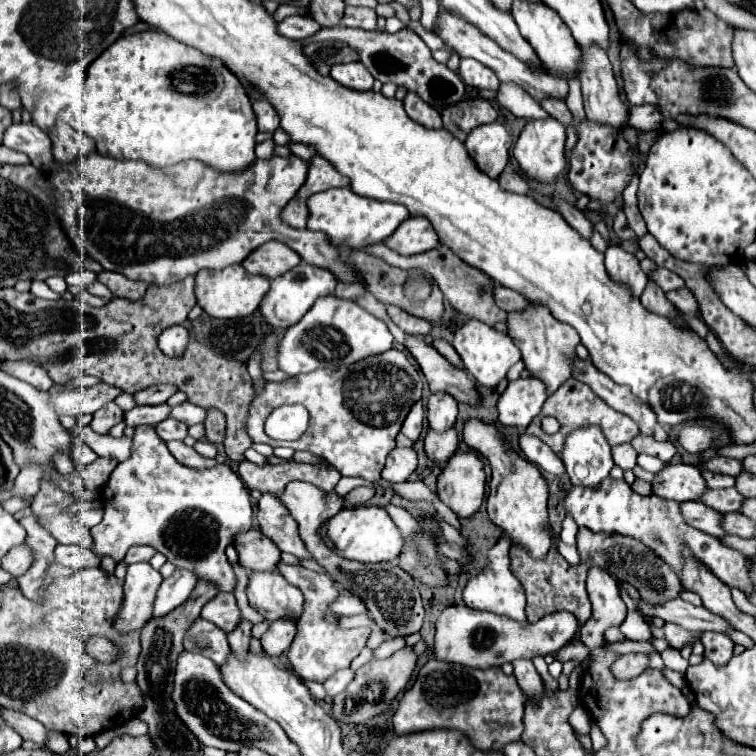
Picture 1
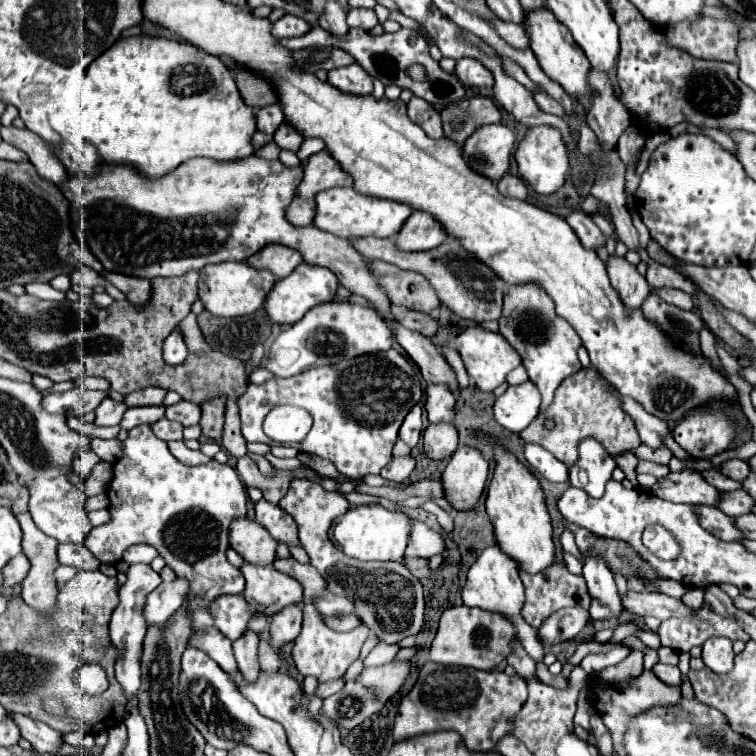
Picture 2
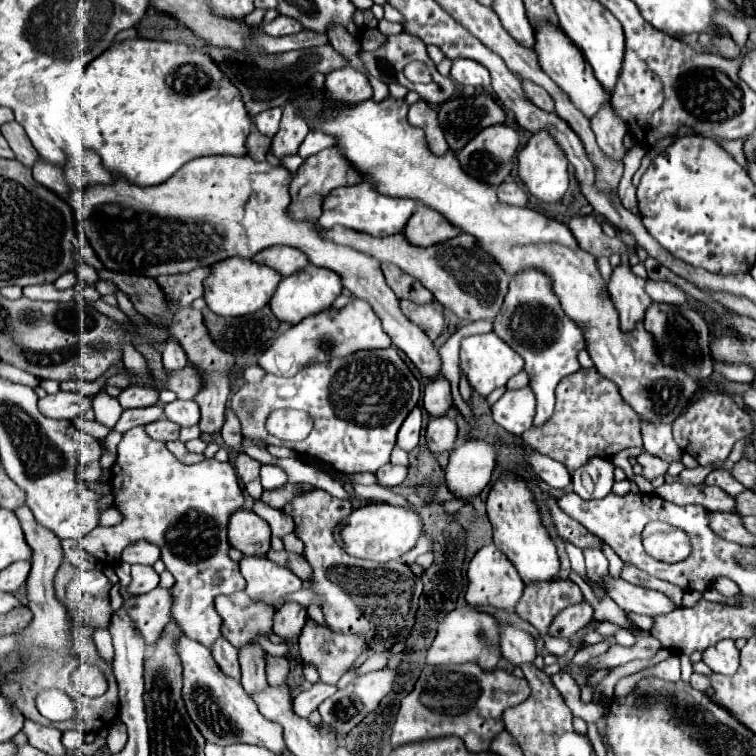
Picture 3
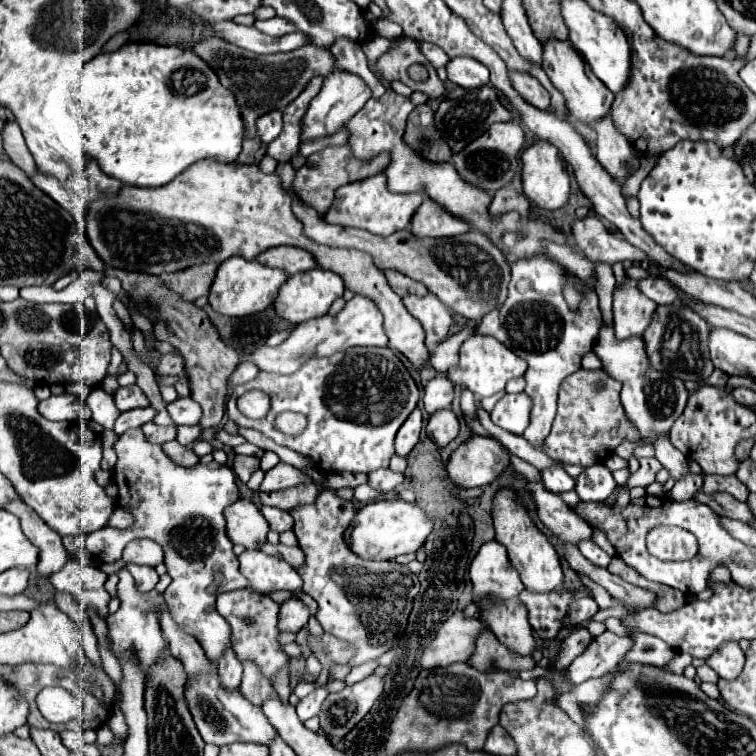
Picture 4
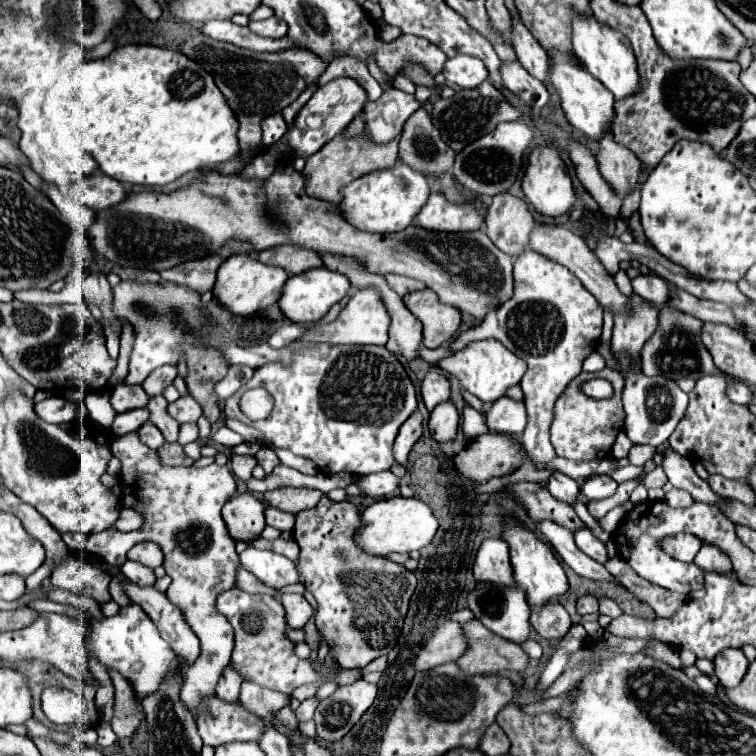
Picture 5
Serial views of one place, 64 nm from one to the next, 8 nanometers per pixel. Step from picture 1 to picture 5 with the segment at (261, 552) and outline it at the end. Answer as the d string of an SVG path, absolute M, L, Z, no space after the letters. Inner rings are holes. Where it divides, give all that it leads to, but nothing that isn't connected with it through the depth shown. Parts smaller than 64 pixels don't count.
M236 494L222 508L222 518L228 526L228 532L234 540L252 542L262 534L264 522L264 504L252 494Z

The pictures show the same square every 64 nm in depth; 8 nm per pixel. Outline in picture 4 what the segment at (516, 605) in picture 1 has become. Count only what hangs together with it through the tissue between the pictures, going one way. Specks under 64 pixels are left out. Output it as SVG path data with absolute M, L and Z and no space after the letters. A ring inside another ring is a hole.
M496 540L480 546L470 564L470 580L474 598L494 596L498 600L510 600L524 590L524 584L512 568L508 554Z

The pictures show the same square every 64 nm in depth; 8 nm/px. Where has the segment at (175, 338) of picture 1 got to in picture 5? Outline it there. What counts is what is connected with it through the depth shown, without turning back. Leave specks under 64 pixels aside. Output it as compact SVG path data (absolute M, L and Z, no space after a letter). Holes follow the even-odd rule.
M164 366L164 368L156 368L156 372L152 372L148 376L148 380L144 380L144 390L146 394L160 394L166 386L172 384L172 380L178 376L178 368L176 366Z

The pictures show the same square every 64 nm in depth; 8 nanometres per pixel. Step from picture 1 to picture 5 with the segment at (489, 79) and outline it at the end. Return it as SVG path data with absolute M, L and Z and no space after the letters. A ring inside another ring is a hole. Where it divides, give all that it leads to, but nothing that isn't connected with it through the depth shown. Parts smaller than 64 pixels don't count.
M456 56L446 60L442 72L448 82L458 84L460 88L476 88L488 78L484 64L472 56Z

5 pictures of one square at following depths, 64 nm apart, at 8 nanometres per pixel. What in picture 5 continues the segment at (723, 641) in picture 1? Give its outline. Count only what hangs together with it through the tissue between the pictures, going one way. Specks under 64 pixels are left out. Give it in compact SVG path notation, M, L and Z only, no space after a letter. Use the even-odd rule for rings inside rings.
M724 649L724 652L720 652L720 656L714 656L712 664L720 684L726 688L734 688L736 684L740 684L740 680L748 670L748 660L741 649Z

